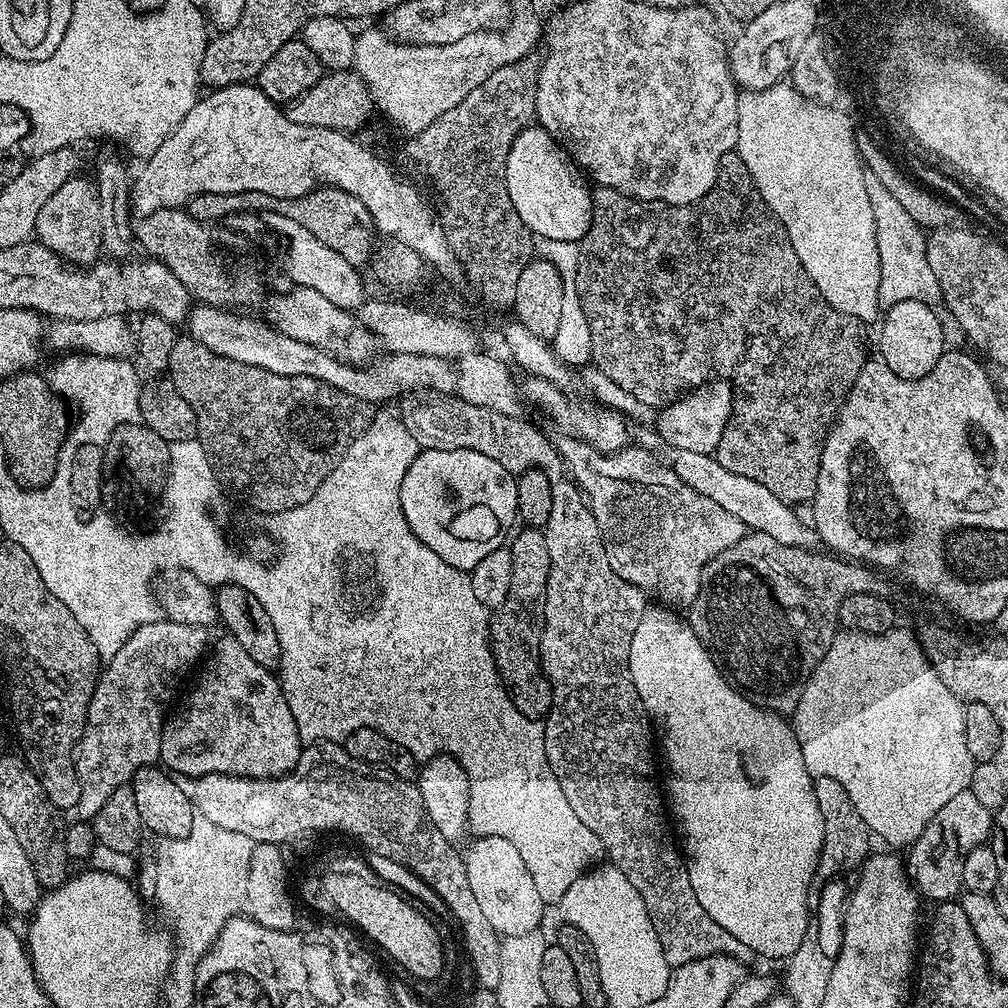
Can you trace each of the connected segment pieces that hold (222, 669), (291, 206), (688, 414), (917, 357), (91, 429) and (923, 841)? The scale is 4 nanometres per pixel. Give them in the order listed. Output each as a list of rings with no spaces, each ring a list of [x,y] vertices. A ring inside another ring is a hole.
[[[223,639],[216,649],[214,644],[212,657],[210,652],[203,661],[204,673],[193,686],[188,705],[180,716],[173,715],[165,723],[160,743],[163,767],[189,778],[217,772],[267,780],[291,772],[300,757],[302,741],[279,679],[269,669],[258,666],[236,640]]]
[[[317,188],[315,192],[308,192],[297,200],[276,200],[274,211],[286,218],[294,218],[298,226],[306,226],[322,246],[330,246],[346,258],[346,262],[357,266],[364,266],[364,263],[371,261],[374,256],[374,249],[378,244],[378,236],[374,231],[372,216],[350,194],[346,194],[341,188]]]
[[[712,380],[680,396],[674,403],[661,409],[654,430],[669,449],[684,449],[694,453],[715,453],[722,432],[732,416],[735,404],[734,389],[729,381]]]
[[[918,301],[898,302],[894,307],[883,313],[884,325],[880,328],[879,359],[883,360],[898,378],[917,380],[930,370],[945,354],[944,324],[936,317],[937,309]]]
[[[73,352],[58,359],[50,375],[50,386],[59,397],[82,406],[80,428],[76,430],[78,440],[104,448],[117,426],[141,421],[142,380],[139,380],[135,368],[129,366],[127,359]]]
[[[966,791],[956,795],[955,798],[950,798],[950,802],[946,802],[946,806],[942,806],[942,810],[938,810],[938,814],[934,814],[934,818],[930,818],[930,822],[924,827],[920,837],[910,845],[909,852],[912,853],[906,856],[906,871],[921,897],[928,899],[929,896],[932,902],[948,902],[961,895],[962,889],[965,887],[964,860],[975,848],[989,843],[993,831],[993,815],[993,809],[982,805],[974,798],[972,792]]]

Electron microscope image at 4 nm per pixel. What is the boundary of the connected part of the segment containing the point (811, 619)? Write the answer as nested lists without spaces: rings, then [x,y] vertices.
[[[761,532],[745,534],[734,546],[722,550],[704,568],[700,589],[692,599],[686,619],[694,634],[712,653],[729,681],[761,708],[777,714],[795,712],[802,698],[804,683],[814,674],[818,662],[826,654],[832,639],[838,634],[840,607],[850,594],[874,594],[887,597],[888,584],[879,571],[841,558],[836,554],[823,556],[820,550],[791,548],[774,542]]]

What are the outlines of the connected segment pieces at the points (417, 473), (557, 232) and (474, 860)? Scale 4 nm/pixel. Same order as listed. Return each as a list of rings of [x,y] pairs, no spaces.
[[[426,448],[416,455],[414,462],[410,462],[406,478],[402,478],[400,505],[410,530],[422,543],[430,546],[430,550],[434,550],[434,554],[438,554],[442,562],[450,562],[450,566],[471,573],[472,568],[478,566],[482,558],[486,558],[486,554],[505,547],[513,531],[512,523],[514,525],[517,523],[516,476],[503,469],[498,462],[486,458],[486,454],[478,454],[478,450]]]
[[[529,126],[522,129],[518,138],[514,138],[514,146],[510,146],[510,154],[506,158],[506,190],[510,190],[510,202],[514,202],[518,218],[522,218],[522,222],[526,222],[526,226],[540,240],[562,239],[578,242],[584,237],[586,230],[590,230],[592,194],[589,181],[576,161],[545,128]]]
[[[481,836],[473,841],[462,852],[466,878],[470,878],[470,890],[474,890],[474,898],[478,898],[478,907],[490,926],[494,926],[496,933],[504,938],[524,936],[534,931],[544,916],[546,901],[538,898],[538,886],[534,886],[534,878],[530,870],[526,870],[522,854],[518,854],[517,848],[506,842],[506,838]]]

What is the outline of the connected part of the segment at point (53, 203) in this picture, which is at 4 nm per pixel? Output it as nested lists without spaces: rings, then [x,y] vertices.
[[[84,174],[71,176],[46,201],[46,206],[38,213],[35,239],[54,254],[63,256],[69,264],[87,266],[97,263],[102,256],[102,230],[100,229],[100,203],[96,185]]]

